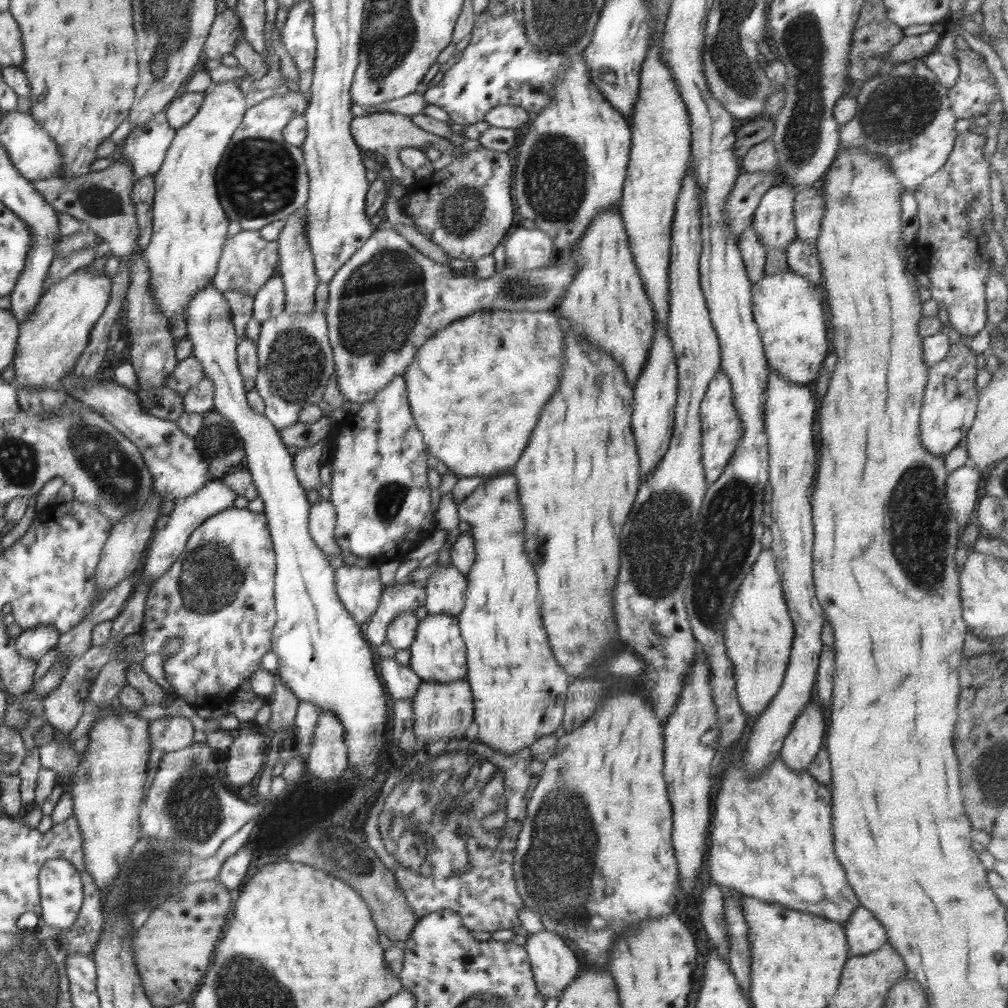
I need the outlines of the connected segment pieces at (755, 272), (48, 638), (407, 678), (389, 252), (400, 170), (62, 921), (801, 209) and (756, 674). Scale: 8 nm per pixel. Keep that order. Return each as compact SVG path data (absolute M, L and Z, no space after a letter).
M752 224L742 231L742 235L738 240L738 247L740 247L740 255L742 255L742 261L744 261L748 279L750 279L750 284L754 287L756 281L760 280L762 273L764 273L768 252L766 252L766 245L758 239Z
M54 626L23 630L16 638L17 652L28 660L40 660L44 654L57 646L60 634Z
M382 657L380 676L386 682L386 690L394 699L413 699L422 679L409 666L399 664L395 658Z
M393 228L374 231L368 240L341 266L328 283L328 305L326 310L327 332L335 362L336 381L345 401L370 402L379 390L392 379L404 376L406 368L414 362L418 349L434 335L458 319L478 310L494 309L508 311L548 311L566 296L568 287L578 271L576 262L570 259L560 266L520 270L506 266L488 278L481 276L456 276L449 266L442 265L418 252L406 237Z
M372 112L367 116L356 117L350 124L350 131L352 131L354 140L362 146L365 153L381 159L393 175L395 182L407 189L413 185L415 178L412 169L402 165L402 161L400 161L398 156L400 149L414 147L425 151L429 147L435 147L442 153L449 151L454 156L454 159L458 159L460 155L464 155L467 152L462 144L456 145L440 135L424 131L424 129L411 122L411 117L398 113Z
M49 860L39 877L41 917L56 930L68 932L77 922L84 903L81 874L69 860Z
M814 188L798 191L793 209L795 237L808 243L816 243L824 216L824 193Z
M763 547L738 587L724 623L724 640L726 654L736 669L735 687L740 708L752 719L758 718L782 686L794 642L794 622L788 614L771 547Z

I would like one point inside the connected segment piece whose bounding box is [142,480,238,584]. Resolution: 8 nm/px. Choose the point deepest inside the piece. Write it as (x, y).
(168, 542)

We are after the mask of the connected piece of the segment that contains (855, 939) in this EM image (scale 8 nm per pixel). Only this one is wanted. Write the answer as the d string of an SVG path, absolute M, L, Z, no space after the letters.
M861 905L850 915L843 928L850 957L874 952L887 943L883 924Z

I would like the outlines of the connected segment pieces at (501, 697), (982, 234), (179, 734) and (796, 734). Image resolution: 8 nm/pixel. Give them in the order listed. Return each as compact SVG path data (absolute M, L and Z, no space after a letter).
M510 470L501 475L484 479L484 481L472 491L472 494L468 495L466 499L457 505L457 509L459 520L467 522L470 525L470 533L474 538L476 550L476 559L474 559L474 563L472 563L468 575L465 576L468 582L466 603L464 603L464 608L462 608L460 615L456 618L459 621L461 637L466 646L468 671L468 673L466 673L466 679L468 683L470 683L470 688L472 689L474 703L473 720L479 726L478 738L476 739L484 744L490 745L490 747L494 747L494 749L502 753L506 753L506 755L514 755L514 753L520 751L520 749L530 748L530 746L541 736L552 734L552 732L562 724L566 691L572 680L570 679L570 675L560 667L560 664L558 664L558 661L554 658L552 649L550 648L548 635L546 634L546 629L542 624L542 615L538 600L538 577L536 576L534 567L532 567L532 563L530 563L530 559L528 559L528 555L526 555L526 547L524 547L524 542L526 542L526 533L524 533L525 521L522 517L522 505L520 505L519 502L518 481L516 480L516 475Z
M969 130L958 133L946 164L924 179L913 192L918 207L918 224L920 224L916 244L920 242L928 244L926 250L930 252L928 280L930 280L929 290L932 300L944 304L950 326L963 337L970 337L988 325L985 282L992 268L987 252L988 233L984 229L984 222L992 212L992 203L990 203L990 161L984 157L984 146L986 146L985 135L978 135Z
M164 716L150 721L151 743L153 744L153 754L151 754L149 764L149 778L145 784L145 794L153 786L154 774L158 769L158 764L166 752L172 752L186 746L190 746L194 734L194 726L186 716Z
M812 702L806 703L782 743L780 758L786 766L794 771L808 773L812 759L822 747L824 730L826 722L822 710Z

